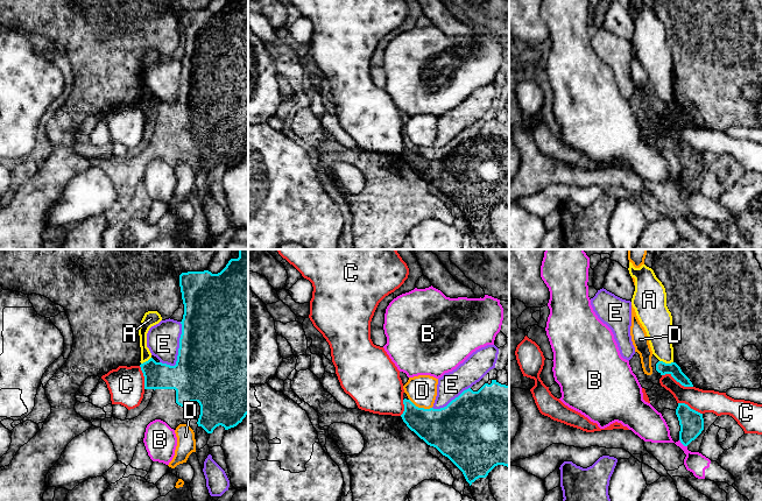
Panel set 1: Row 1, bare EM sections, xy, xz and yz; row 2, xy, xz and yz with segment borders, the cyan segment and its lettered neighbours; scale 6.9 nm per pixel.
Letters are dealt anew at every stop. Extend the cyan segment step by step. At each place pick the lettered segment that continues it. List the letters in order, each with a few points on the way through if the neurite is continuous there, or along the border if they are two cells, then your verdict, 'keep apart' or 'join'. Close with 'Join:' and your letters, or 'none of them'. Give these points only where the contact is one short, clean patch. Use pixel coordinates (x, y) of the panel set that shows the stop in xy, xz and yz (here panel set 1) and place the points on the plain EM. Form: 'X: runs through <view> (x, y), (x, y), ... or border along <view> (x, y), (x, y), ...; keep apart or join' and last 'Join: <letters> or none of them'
A: border along yz (660, 99), (672, 101); keep apart
B: border along yz (679, 178), (686, 185); keep apart
C: border along yz (662, 113), (669, 113), (682, 124), (692, 126); keep apart
D: keep apart
E: keep apart
Join: none of them

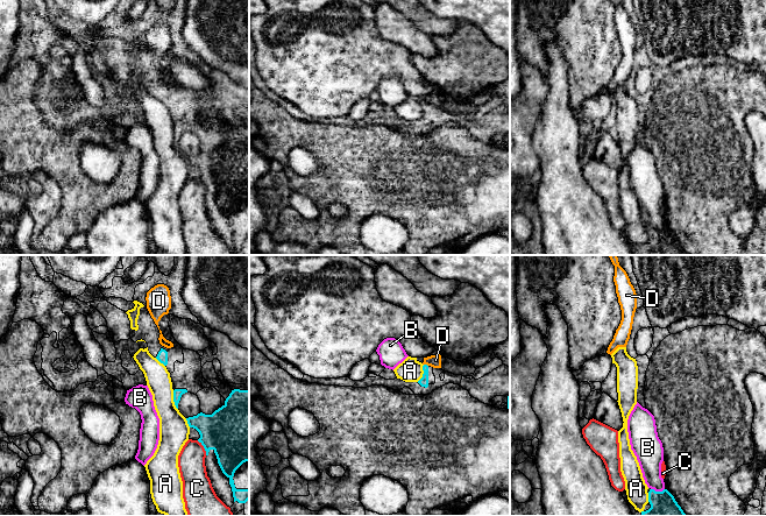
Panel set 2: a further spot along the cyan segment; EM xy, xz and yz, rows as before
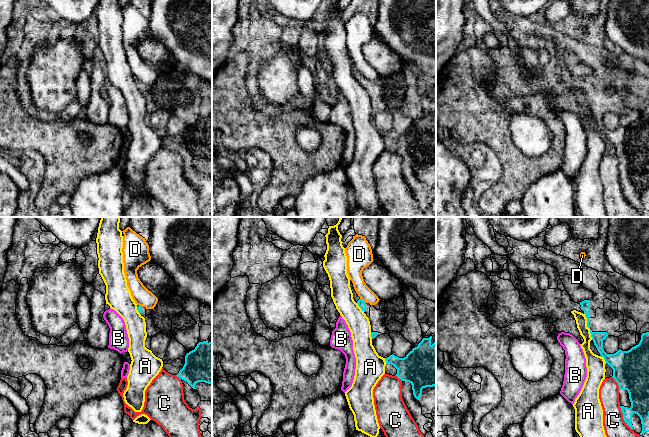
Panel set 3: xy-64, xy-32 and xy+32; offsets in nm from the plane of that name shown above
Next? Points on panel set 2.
A: keep apart
B: border along yz (651, 227), (655, 230), (664, 228); keep apart
C: keep apart
D: border along xz (424, 103), (427, 105); keep apart
Join: none of them

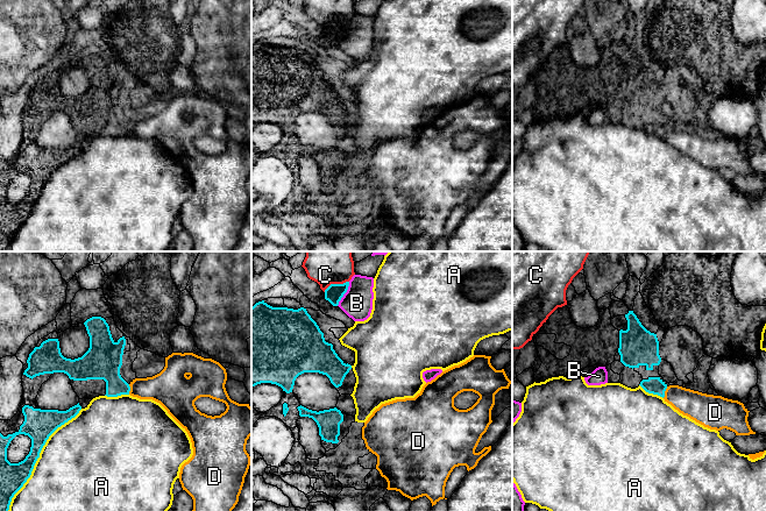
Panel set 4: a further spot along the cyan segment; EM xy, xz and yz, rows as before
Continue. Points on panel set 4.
A: keep apart
B: border along xz (349, 21), (347, 30), (337, 44); keep apart
C: keep apart
D: border along yz (667, 126), (662, 136); keep apart
Join: none of them

